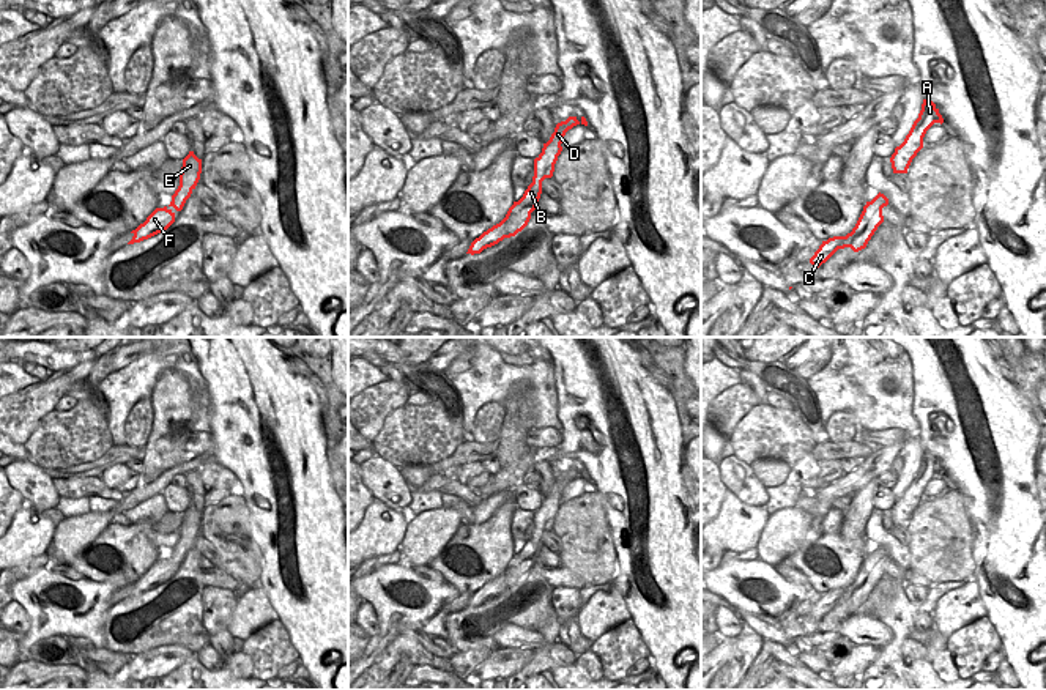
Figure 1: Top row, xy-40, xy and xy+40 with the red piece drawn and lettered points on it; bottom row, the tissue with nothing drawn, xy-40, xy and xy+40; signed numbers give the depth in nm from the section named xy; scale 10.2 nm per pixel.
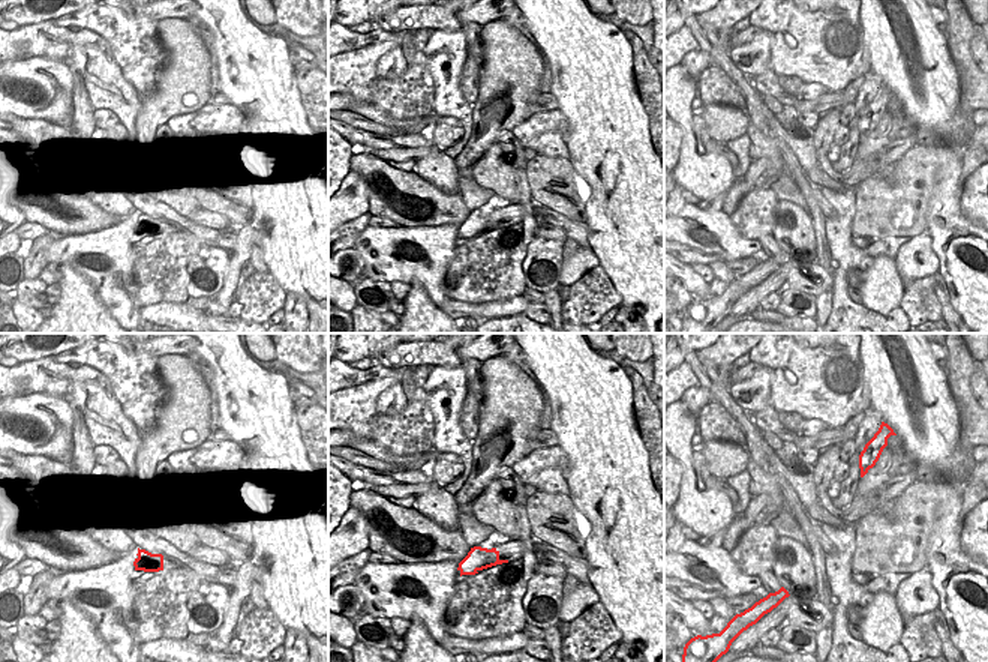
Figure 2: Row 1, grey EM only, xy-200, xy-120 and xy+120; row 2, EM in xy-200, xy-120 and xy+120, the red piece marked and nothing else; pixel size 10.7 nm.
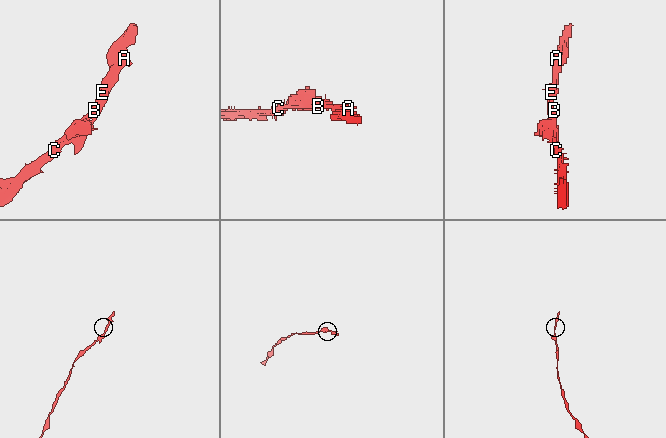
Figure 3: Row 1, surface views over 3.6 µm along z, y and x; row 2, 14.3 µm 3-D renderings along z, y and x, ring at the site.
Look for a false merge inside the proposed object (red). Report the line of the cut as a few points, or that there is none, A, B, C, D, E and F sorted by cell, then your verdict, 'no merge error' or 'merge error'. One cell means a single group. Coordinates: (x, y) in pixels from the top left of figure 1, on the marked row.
no cut | A B C D E F | no merge error

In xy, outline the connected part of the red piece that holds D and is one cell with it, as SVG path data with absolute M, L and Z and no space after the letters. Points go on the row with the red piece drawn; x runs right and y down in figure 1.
M569 117L566 121L556 124L550 140L543 143L542 153L534 159L532 183L525 191L523 197L518 202L514 202L499 224L476 238L466 254L480 254L484 249L498 244L504 238L515 236L528 225L531 213L536 210L542 194L542 181L553 176L555 164L562 151L561 143L566 132L580 123L588 126L584 117L581 117L580 121L577 117Z

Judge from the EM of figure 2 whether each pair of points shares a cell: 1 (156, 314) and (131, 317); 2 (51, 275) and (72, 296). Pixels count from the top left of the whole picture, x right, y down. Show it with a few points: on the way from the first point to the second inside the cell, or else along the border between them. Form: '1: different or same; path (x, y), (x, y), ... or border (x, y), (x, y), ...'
1: different; border (141, 308), (140, 317)
2: different; border (57, 264), (71, 264), (92, 287)

